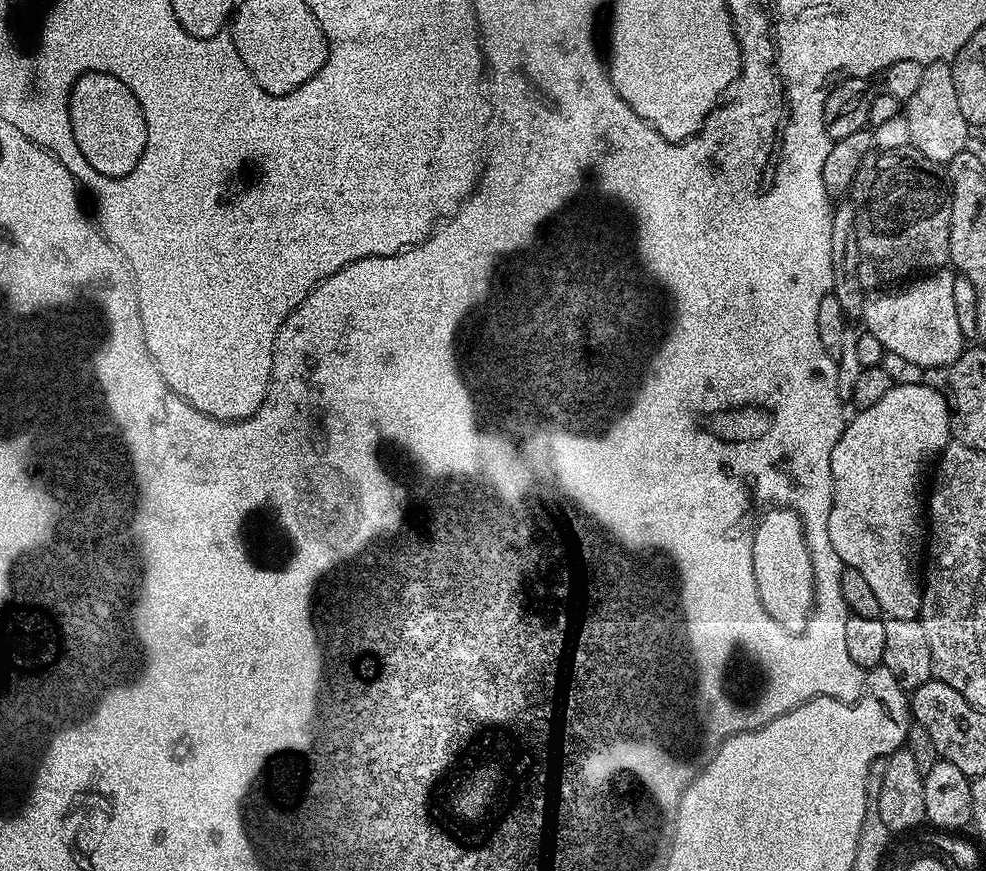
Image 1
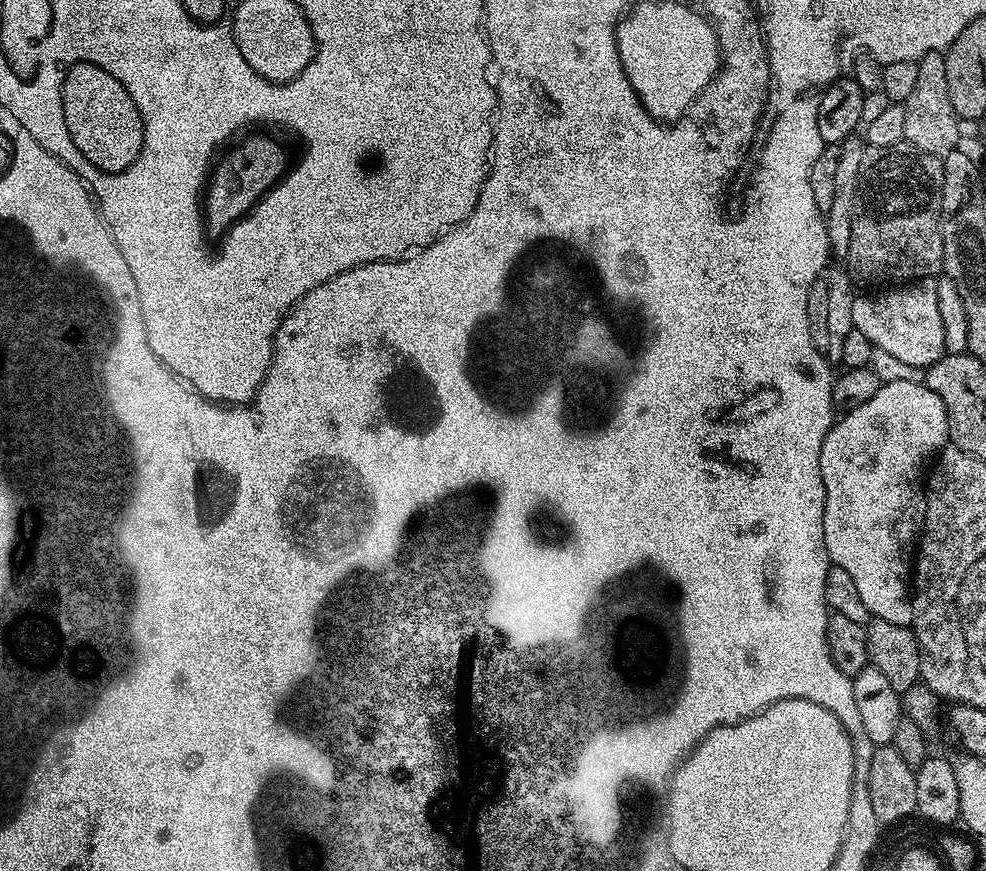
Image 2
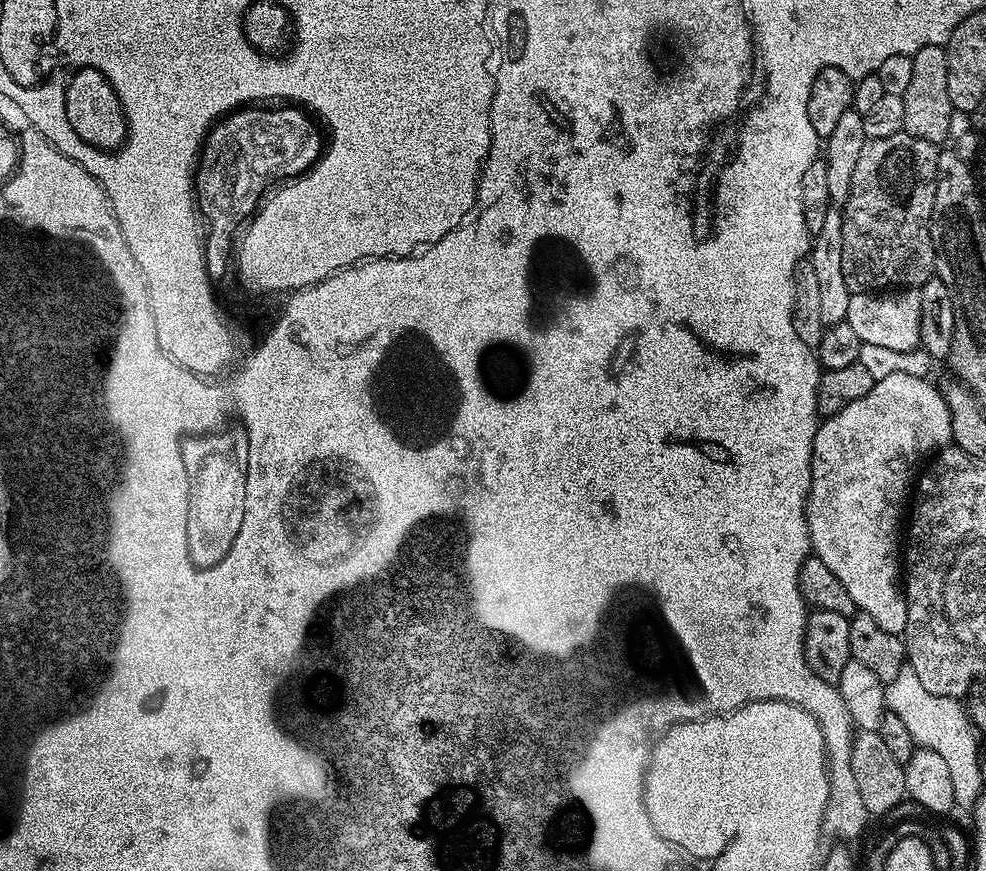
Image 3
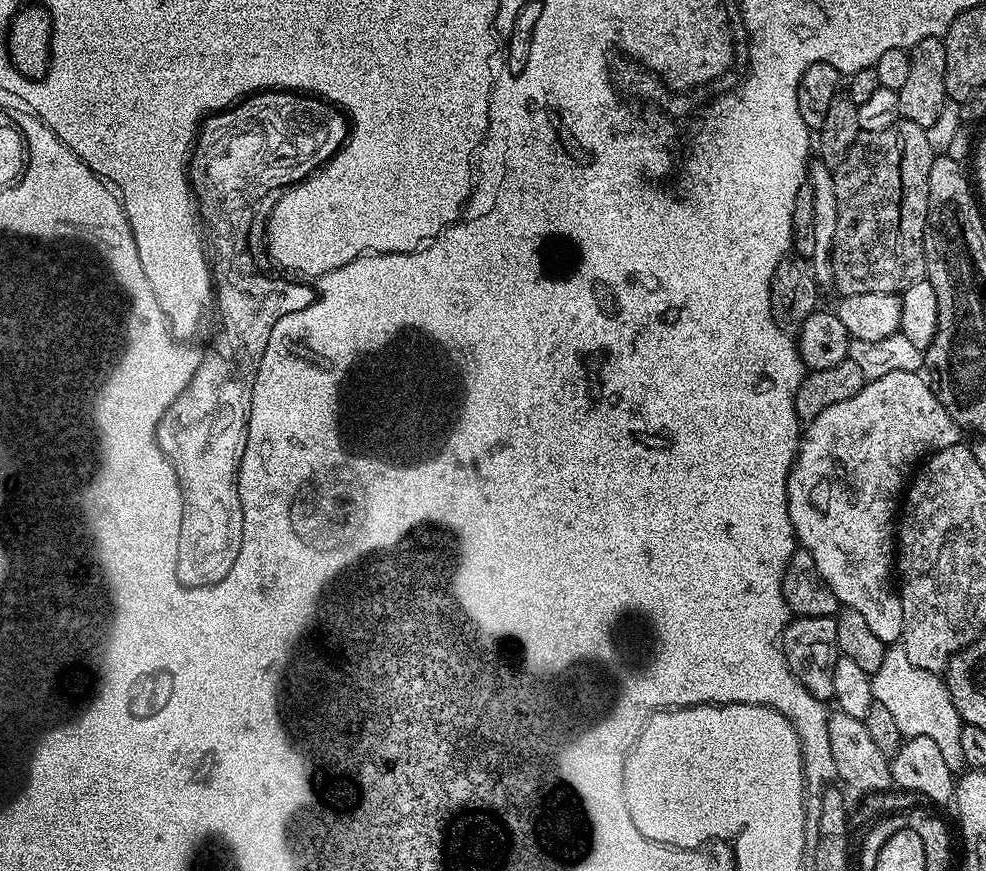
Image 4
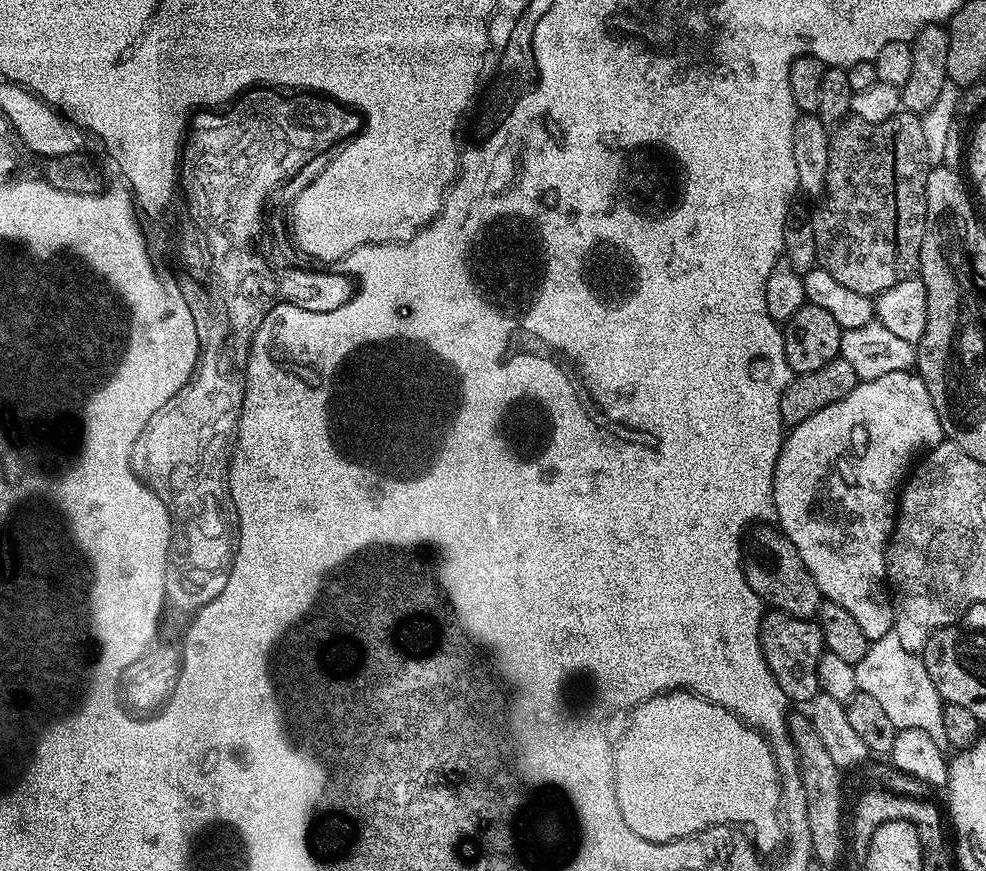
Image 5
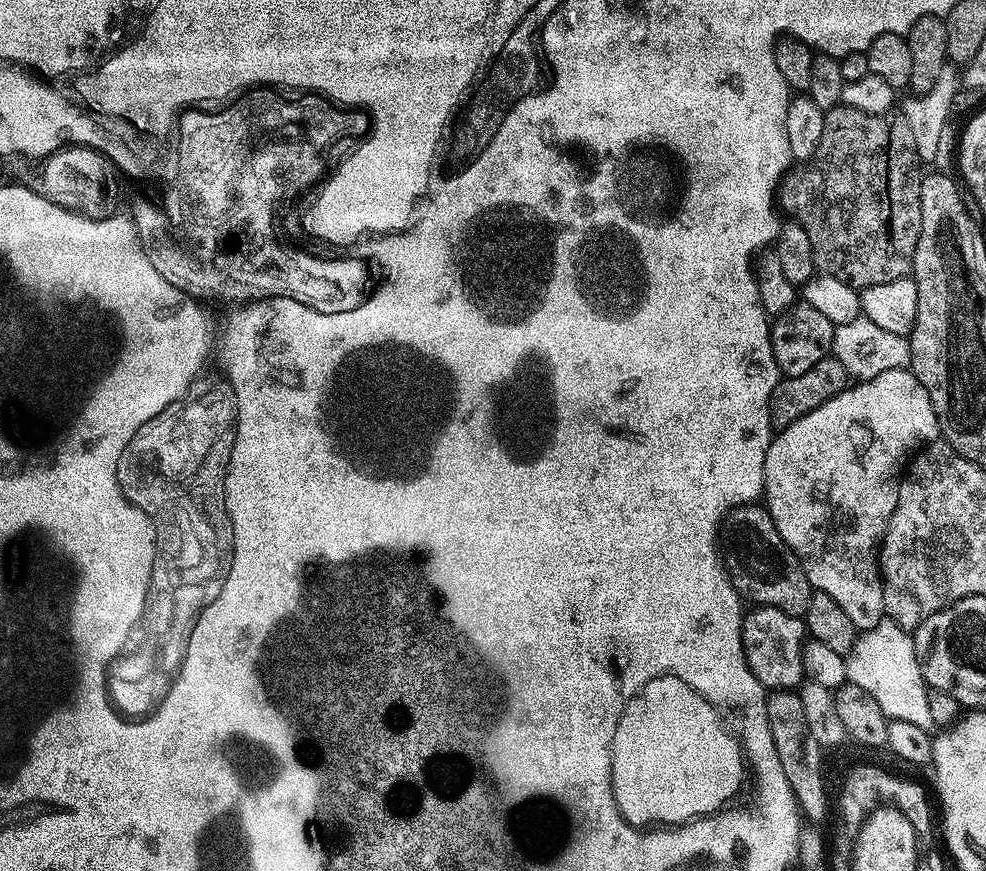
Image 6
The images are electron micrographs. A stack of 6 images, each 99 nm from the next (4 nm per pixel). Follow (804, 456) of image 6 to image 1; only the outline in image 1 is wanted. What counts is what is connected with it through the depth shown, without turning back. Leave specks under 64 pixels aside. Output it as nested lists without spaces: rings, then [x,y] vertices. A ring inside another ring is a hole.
[[[896,382],[886,394],[882,394],[879,402],[874,406],[861,408],[855,413],[857,416],[847,421],[844,425],[844,433],[838,438],[834,450],[830,454],[830,474],[832,475],[832,505],[830,506],[830,522],[828,523],[828,540],[834,546],[838,558],[844,563],[845,568],[858,570],[865,578],[866,583],[874,592],[878,600],[878,606],[885,617],[894,620],[915,620],[920,615],[920,607],[926,598],[922,591],[922,561],[926,556],[926,484],[924,488],[924,475],[928,472],[928,463],[935,461],[940,453],[950,443],[950,413],[948,401],[937,388],[931,388],[923,382],[909,384]]]

